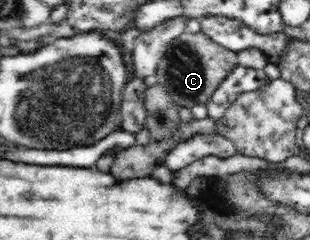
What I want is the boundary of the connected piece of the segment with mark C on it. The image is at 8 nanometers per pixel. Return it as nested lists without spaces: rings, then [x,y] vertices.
[[[186,31],[171,41],[169,50],[159,61],[155,82],[169,94],[178,107],[191,109],[195,105],[205,105],[217,87],[238,66],[240,64],[237,54],[217,45],[207,35]]]

